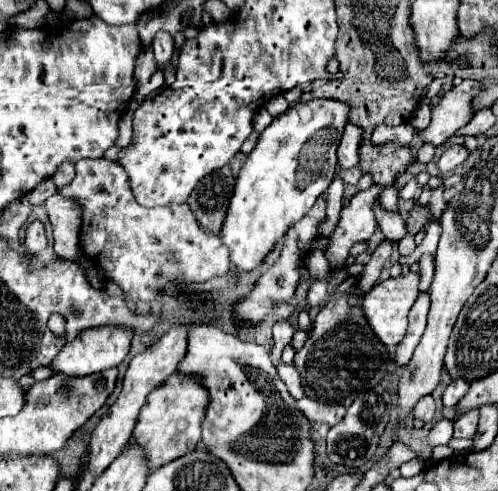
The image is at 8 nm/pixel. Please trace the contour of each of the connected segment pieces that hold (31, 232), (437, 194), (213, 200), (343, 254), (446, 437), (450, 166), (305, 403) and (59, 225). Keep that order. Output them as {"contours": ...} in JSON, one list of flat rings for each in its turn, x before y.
{"contours":[[[39,220,31,222,27,226,27,252,39,254,47,246,49,246,49,242,47,242,47,236,45,236,45,226]],[[435,188,433,196,431,196,431,202,429,202,429,208,431,208,431,214,433,218,439,218,445,210,445,200,443,200,443,188]],[[223,166,217,172,205,176,205,180,201,180,201,184,197,184,193,190,193,196,189,196,187,204,205,232,221,232,233,190,235,176,229,166]],[[373,184,371,188,357,192,351,198,351,204,341,210,339,226,333,234,329,234,331,246,325,250,327,260,331,262,331,266,341,266,347,260,349,248,353,244,371,240,371,236,377,230,375,206,379,204,379,194,385,188,387,186]],[[443,418,441,422,437,422,429,432,429,444,431,446,447,444,453,438,453,426,455,426,453,418]],[[459,144,459,146,449,146,443,154,441,154,441,158,439,158,439,170,441,172,451,172,451,170,455,170,457,166,461,166,465,160,469,158,469,150,467,150,467,146,465,144]],[[308,397,297,400,297,408,307,414,307,418,315,422,325,422,335,426,346,414,346,408,340,404,319,404]],[[57,194,47,198,43,206,53,226,55,254,65,260,79,258,81,252,77,252,77,228,81,224,81,208,77,208,73,200,65,200]]]}

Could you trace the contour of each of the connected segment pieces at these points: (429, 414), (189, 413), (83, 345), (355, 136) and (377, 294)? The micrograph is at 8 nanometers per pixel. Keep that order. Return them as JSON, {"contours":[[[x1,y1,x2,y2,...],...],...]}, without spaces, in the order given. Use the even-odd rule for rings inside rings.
{"contours":[[[423,396,423,398,415,404,415,408,413,408,411,414,413,414,413,418,431,424,431,422,433,422,433,416,435,416,435,402,433,402,433,398,431,398,431,396]],[[173,372,161,386,157,386,149,394,145,410,141,410,139,422,133,430,131,442,139,442,145,448,151,470,195,450,197,442,201,440,201,426,209,406,209,392,197,378,199,376]],[[125,326,87,328,73,342,65,344,65,348,61,350,61,356,57,356,57,360,53,360,51,366,55,368,55,372,67,374,67,376,85,376,85,374,103,372,107,368,115,368,127,356,133,336,135,336,135,332]],[[347,124,339,150,337,150,337,158,339,158,339,166,341,168,351,168,359,162,359,148,363,142,363,132,359,126,355,124]],[[409,272,405,276,397,276,397,278,387,278,377,282,365,296,363,296,363,308,365,308,365,316,371,324,371,328,377,332,379,340,387,346,395,346,405,338,407,332,407,314,411,310,411,306,415,304,419,294,419,274]]]}

